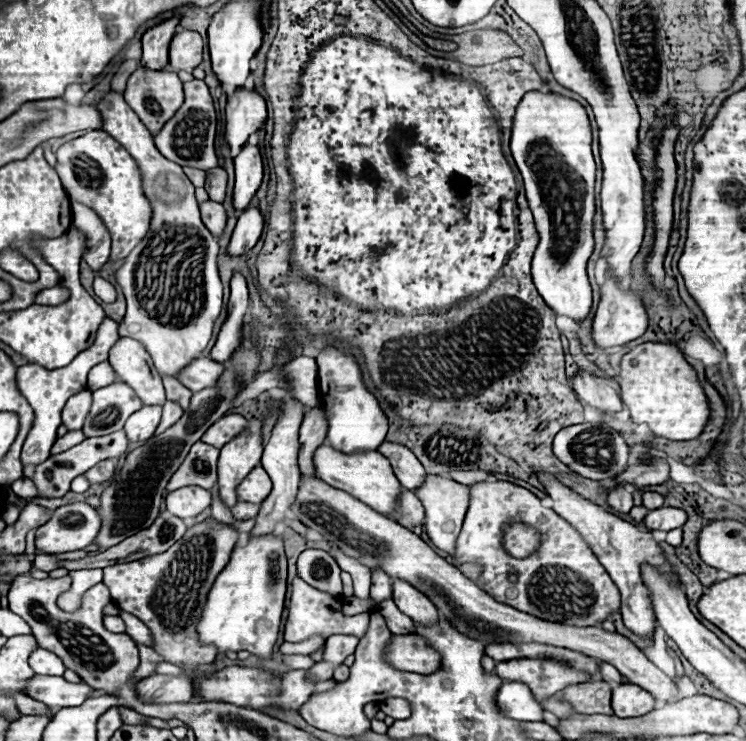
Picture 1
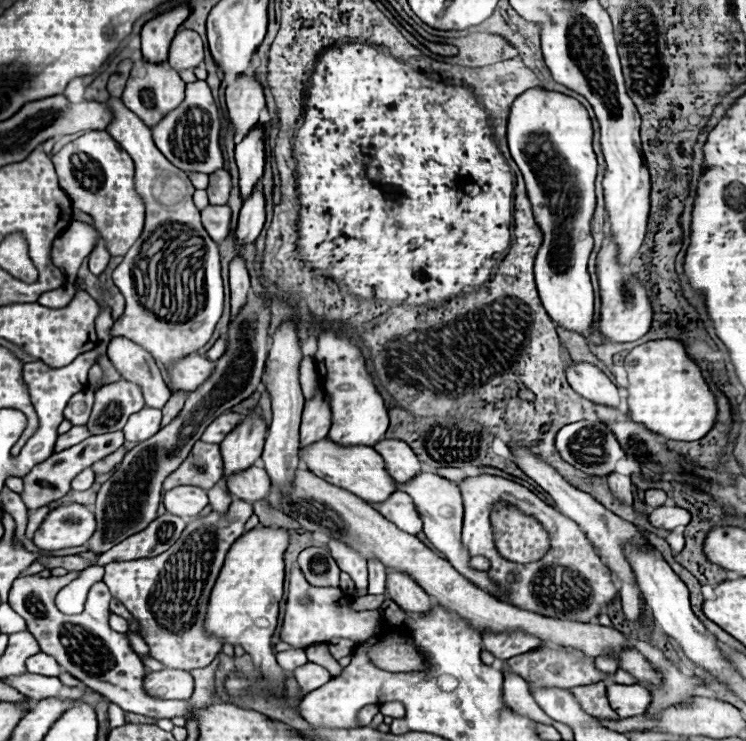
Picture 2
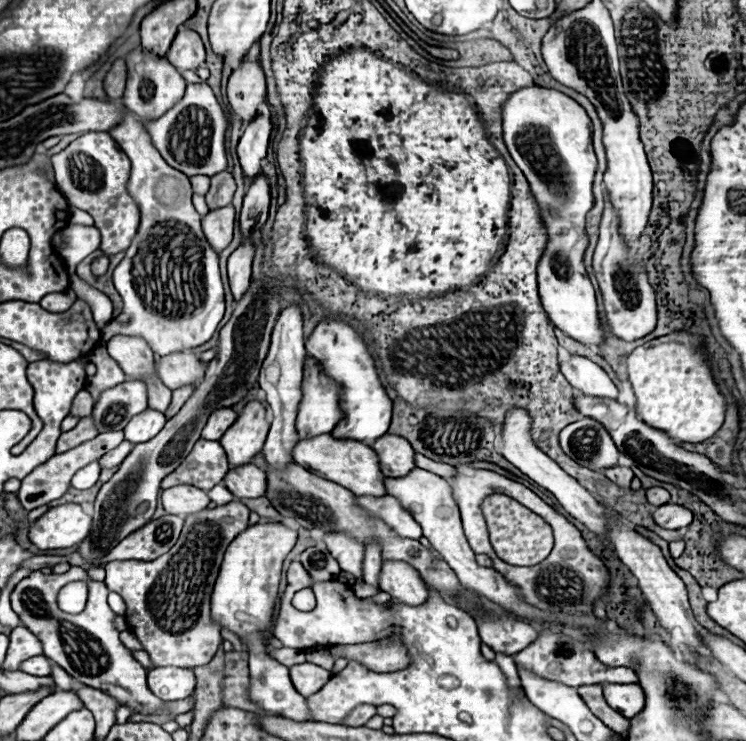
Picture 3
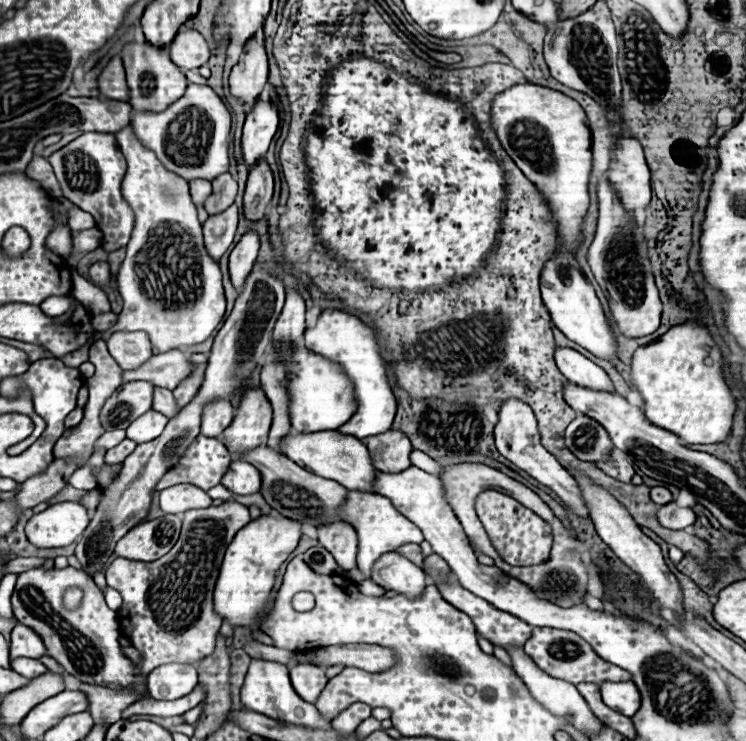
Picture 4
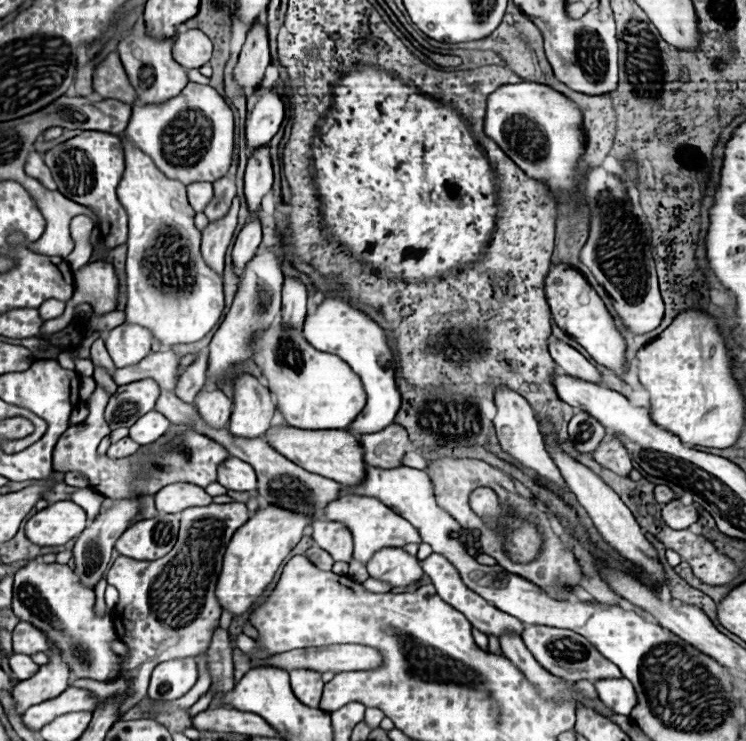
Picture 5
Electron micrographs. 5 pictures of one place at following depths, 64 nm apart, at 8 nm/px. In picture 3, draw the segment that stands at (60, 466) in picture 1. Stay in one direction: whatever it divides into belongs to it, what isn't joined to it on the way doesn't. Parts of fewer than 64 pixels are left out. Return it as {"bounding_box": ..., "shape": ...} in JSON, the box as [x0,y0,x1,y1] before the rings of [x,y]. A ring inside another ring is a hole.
{"bounding_box":[18,430,124,510],"shape":[[[114,430],[114,432],[102,432],[98,434],[94,440],[90,440],[90,444],[80,444],[78,448],[72,448],[70,452],[64,452],[62,456],[52,456],[46,464],[42,464],[40,468],[36,468],[34,472],[30,472],[30,476],[26,476],[26,480],[22,480],[22,486],[18,490],[18,498],[22,502],[22,506],[26,510],[34,510],[42,504],[48,504],[56,498],[60,498],[68,488],[70,488],[70,480],[72,476],[86,464],[90,464],[92,460],[98,460],[100,456],[104,456],[108,450],[116,448],[120,442],[124,440],[124,432],[122,430]]]}

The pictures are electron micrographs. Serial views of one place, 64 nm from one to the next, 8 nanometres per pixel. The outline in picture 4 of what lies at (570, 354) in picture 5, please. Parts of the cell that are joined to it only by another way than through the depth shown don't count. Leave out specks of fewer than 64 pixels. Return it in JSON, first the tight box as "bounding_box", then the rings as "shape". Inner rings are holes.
{"bounding_box":[554,348,614,392],"shape":[[[556,348],[554,350],[554,360],[558,364],[558,370],[574,384],[582,384],[586,388],[594,388],[594,390],[606,390],[606,392],[614,392],[612,382],[608,378],[608,374],[596,366],[592,360],[588,360],[586,356],[582,356],[580,352],[572,350],[572,348]]]}

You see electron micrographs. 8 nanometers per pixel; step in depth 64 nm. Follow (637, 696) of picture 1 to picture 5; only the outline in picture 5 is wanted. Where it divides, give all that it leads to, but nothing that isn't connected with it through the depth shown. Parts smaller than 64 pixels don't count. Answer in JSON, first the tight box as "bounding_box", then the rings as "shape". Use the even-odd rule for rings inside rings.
{"bounding_box":[594,678,636,716],"shape":[[[614,678],[614,680],[598,680],[594,682],[594,688],[600,696],[600,700],[610,706],[616,714],[628,716],[630,708],[636,704],[636,692],[630,680],[626,678]]]}

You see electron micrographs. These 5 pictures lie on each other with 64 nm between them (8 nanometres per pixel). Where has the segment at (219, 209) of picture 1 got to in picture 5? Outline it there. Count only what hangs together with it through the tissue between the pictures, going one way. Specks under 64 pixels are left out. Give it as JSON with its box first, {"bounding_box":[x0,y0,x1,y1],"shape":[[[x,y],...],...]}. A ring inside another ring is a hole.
{"bounding_box":[200,196,239,276],"shape":[[[236,196],[232,201],[230,212],[226,214],[226,220],[210,222],[208,228],[202,232],[202,244],[200,244],[202,258],[206,266],[214,268],[214,272],[220,276],[224,272],[224,256],[226,256],[228,244],[237,226],[239,206],[239,198]]]}

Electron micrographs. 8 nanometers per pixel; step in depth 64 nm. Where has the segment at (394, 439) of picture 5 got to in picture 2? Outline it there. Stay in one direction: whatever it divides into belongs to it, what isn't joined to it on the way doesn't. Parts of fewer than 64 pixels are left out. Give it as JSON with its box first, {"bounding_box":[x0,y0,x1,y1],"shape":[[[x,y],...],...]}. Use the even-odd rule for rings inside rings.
{"bounding_box":[374,438,420,482],"shape":[[[384,438],[374,444],[374,450],[382,454],[386,470],[396,482],[408,482],[420,472],[420,460],[412,452],[412,448],[394,438]]]}

